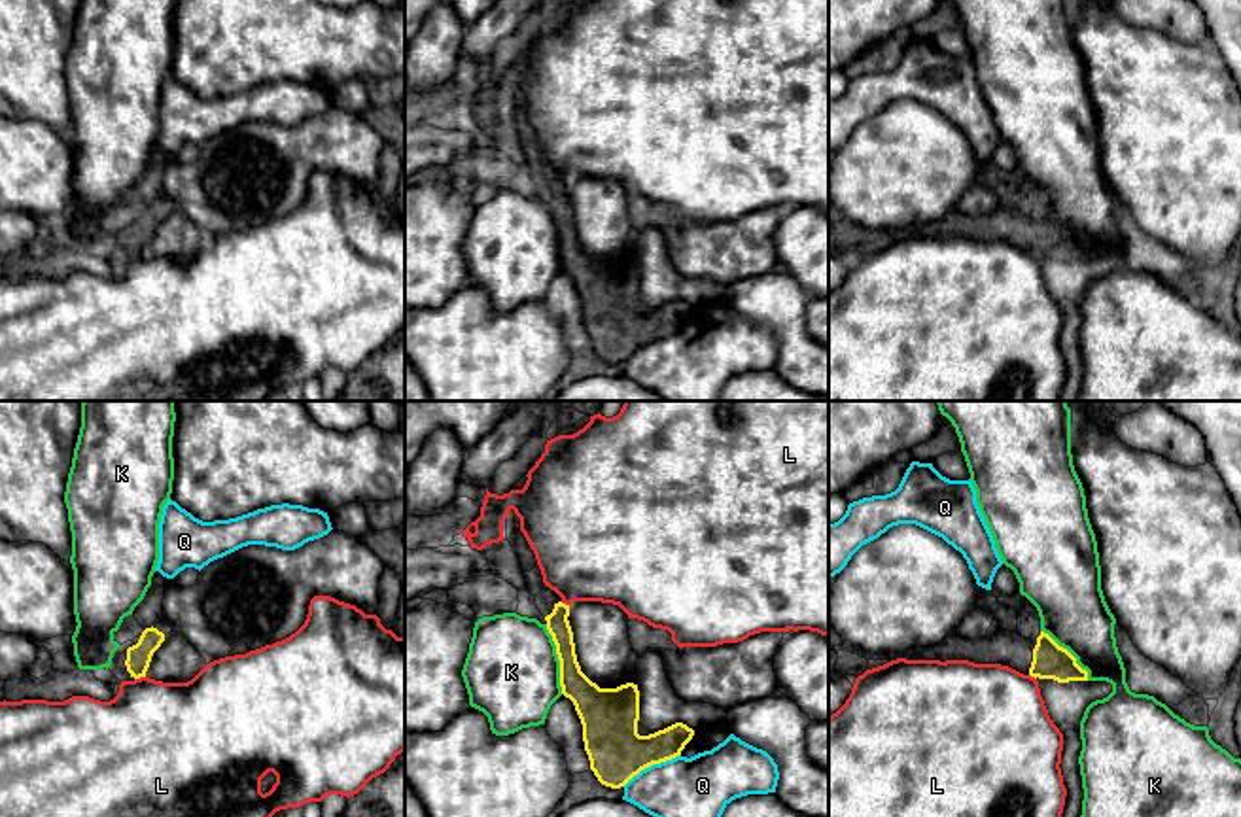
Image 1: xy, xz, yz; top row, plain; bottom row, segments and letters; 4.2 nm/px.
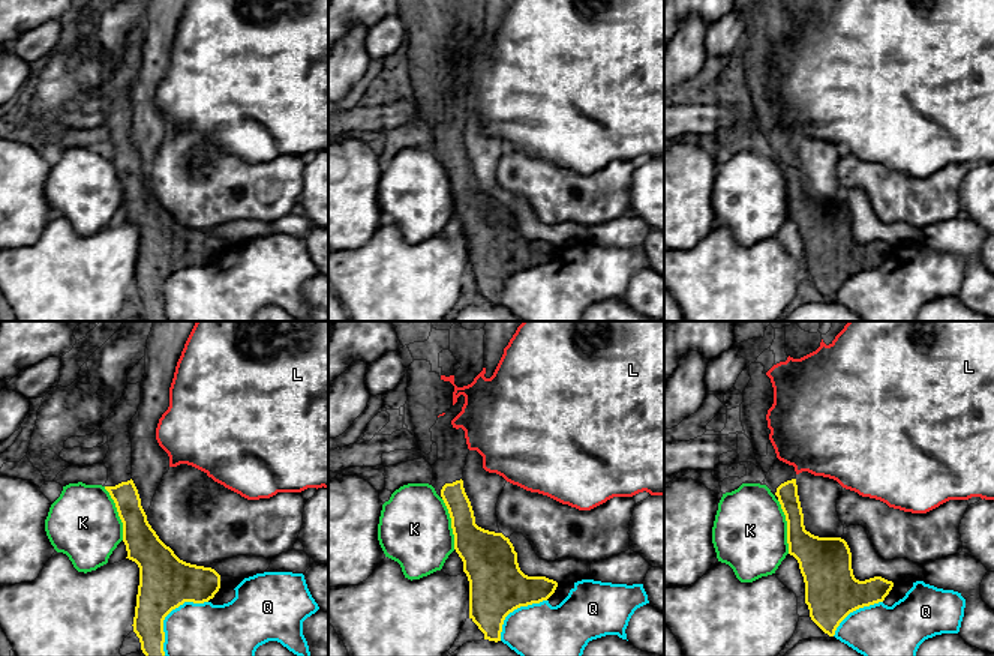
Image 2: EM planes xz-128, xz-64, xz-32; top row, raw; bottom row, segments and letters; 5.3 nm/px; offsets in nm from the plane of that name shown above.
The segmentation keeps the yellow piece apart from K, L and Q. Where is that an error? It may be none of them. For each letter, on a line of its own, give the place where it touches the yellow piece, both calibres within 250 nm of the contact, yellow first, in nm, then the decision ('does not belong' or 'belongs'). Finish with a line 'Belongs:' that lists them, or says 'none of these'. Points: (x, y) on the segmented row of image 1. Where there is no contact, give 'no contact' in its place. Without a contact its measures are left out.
K: meets yellow in xz at (559, 659); 160 nm thick on the yellow side, 400 nm on the other; does not belong
L: meets yellow in xy at (139, 677); 110 nm thick on the yellow side, 460 nm on the other; does not belong
Q: meets yellow in xz at (651, 764); 240 nm thick on the yellow side, 260 nm on the other; does not belong
Belongs: none of these

